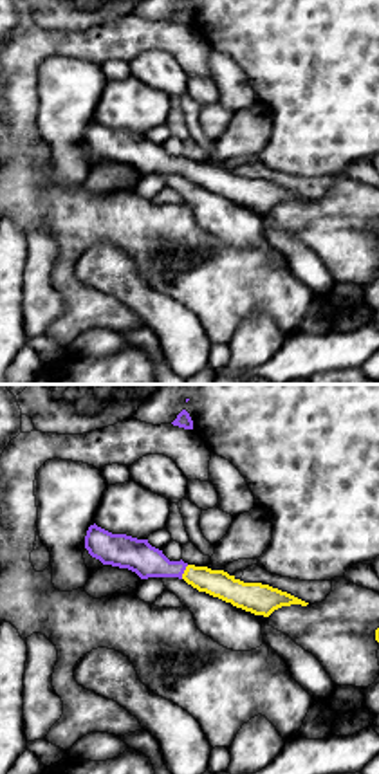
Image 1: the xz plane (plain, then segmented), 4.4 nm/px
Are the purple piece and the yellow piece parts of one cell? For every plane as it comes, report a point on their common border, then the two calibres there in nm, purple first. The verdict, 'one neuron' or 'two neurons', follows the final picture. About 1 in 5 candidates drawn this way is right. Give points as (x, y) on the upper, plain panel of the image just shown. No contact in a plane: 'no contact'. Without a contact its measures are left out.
meets purple at (183, 168); 150 nm thick on the purple side, 120 nm on the other

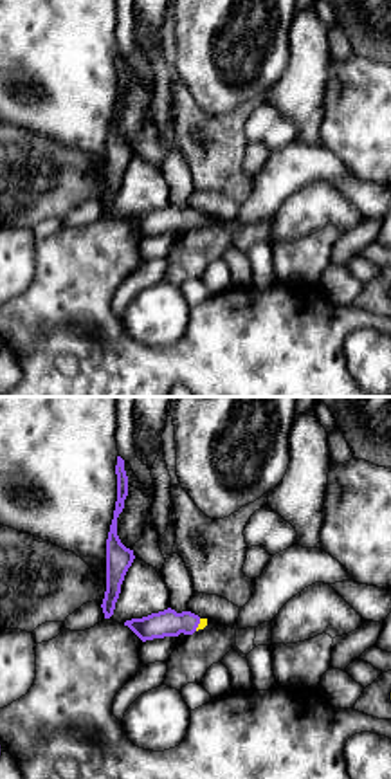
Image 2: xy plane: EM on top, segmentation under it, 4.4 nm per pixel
meets purple at (199, 219); 120 nm thick on the purple side, 40 nm on the other

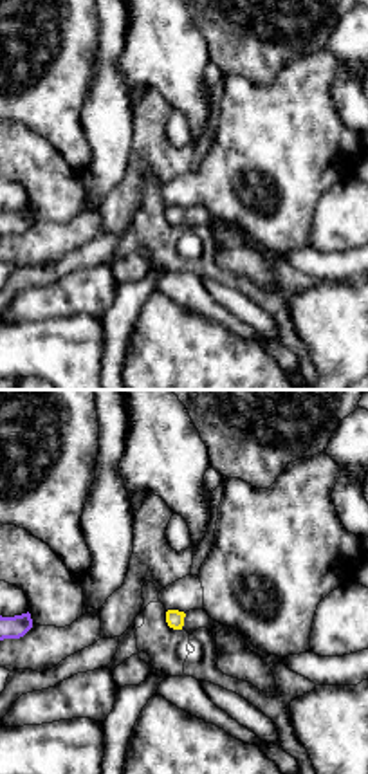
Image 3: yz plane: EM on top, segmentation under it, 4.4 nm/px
no contact

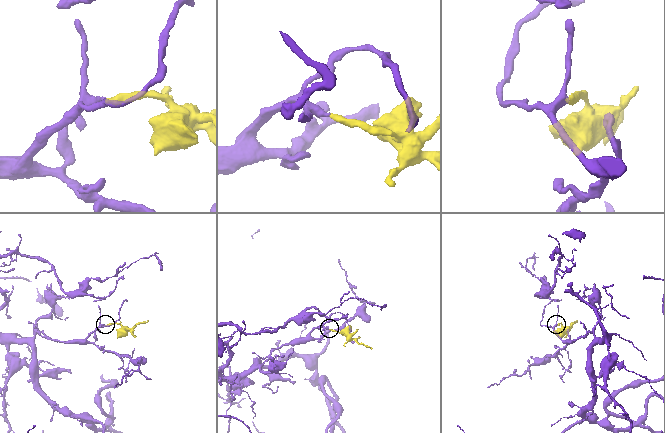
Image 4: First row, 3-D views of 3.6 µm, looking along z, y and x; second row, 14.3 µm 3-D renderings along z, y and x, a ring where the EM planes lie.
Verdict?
one neuron

